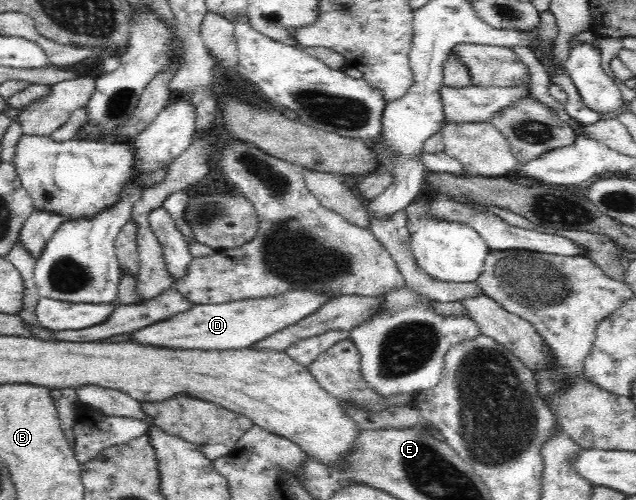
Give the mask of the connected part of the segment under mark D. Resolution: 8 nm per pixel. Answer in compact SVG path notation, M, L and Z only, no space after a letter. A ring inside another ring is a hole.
M288 290L277 296L252 298L213 305L193 305L190 310L166 320L155 322L131 332L129 339L138 344L161 346L172 350L232 350L251 347L272 333L295 325L301 318L312 314L334 296L311 290Z

